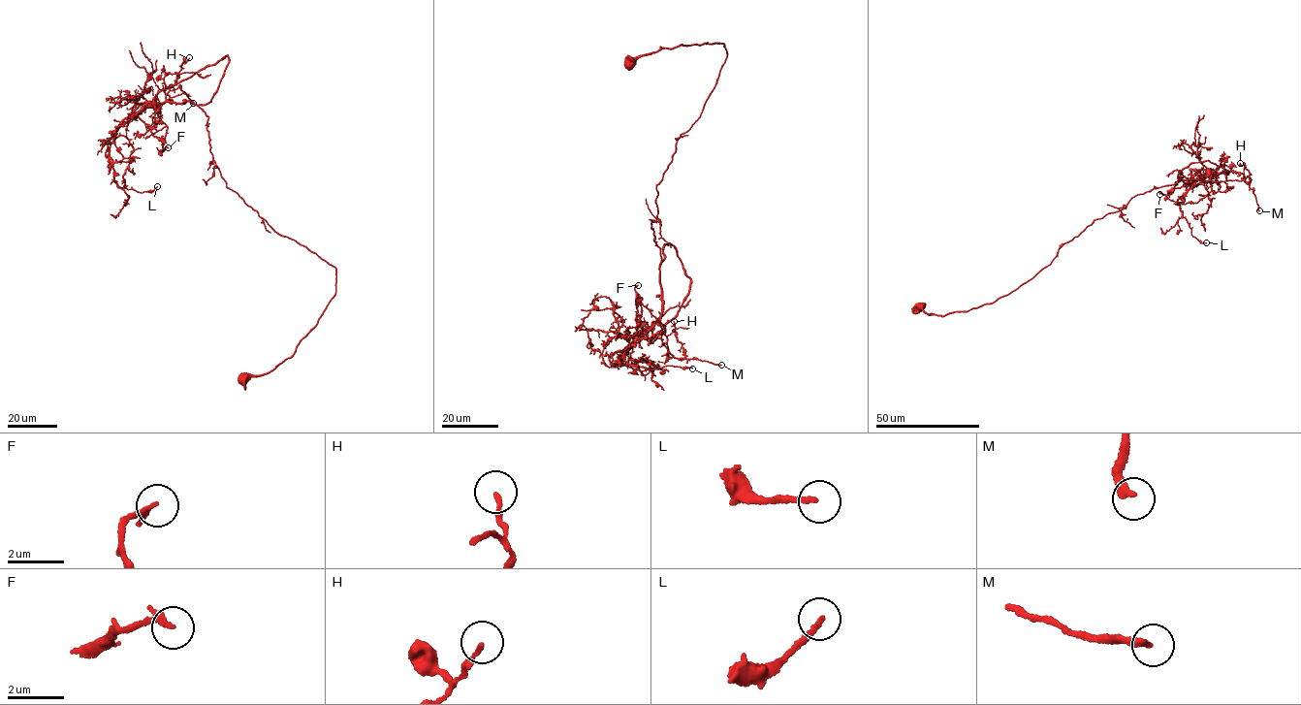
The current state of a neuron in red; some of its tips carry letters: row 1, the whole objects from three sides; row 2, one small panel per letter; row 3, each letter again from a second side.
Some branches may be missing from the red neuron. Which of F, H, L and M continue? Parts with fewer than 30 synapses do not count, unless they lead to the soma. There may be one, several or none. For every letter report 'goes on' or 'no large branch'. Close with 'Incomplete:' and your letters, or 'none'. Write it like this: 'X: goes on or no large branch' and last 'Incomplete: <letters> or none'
F: no large branch
H: no large branch
L: no large branch
M: no large branch
Incomplete: none

